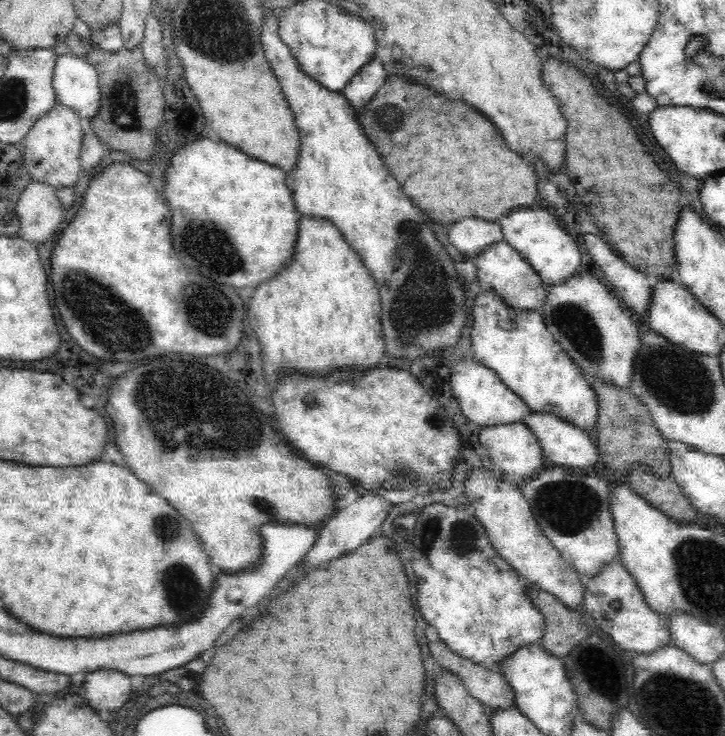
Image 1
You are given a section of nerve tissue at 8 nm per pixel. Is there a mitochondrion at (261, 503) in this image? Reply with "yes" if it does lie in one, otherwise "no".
yes

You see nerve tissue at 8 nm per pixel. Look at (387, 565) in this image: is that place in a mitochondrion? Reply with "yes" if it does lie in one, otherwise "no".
no

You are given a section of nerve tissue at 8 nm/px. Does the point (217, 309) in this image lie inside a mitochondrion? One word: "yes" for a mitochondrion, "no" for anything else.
yes

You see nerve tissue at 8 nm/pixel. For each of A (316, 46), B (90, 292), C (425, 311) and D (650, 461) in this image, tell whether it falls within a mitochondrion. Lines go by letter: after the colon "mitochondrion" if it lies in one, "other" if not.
A: other
B: mitochondrion
C: mitochondrion
D: other

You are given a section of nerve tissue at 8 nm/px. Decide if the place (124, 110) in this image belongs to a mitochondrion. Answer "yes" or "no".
yes

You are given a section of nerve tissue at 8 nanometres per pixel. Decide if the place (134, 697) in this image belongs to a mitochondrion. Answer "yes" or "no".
no

